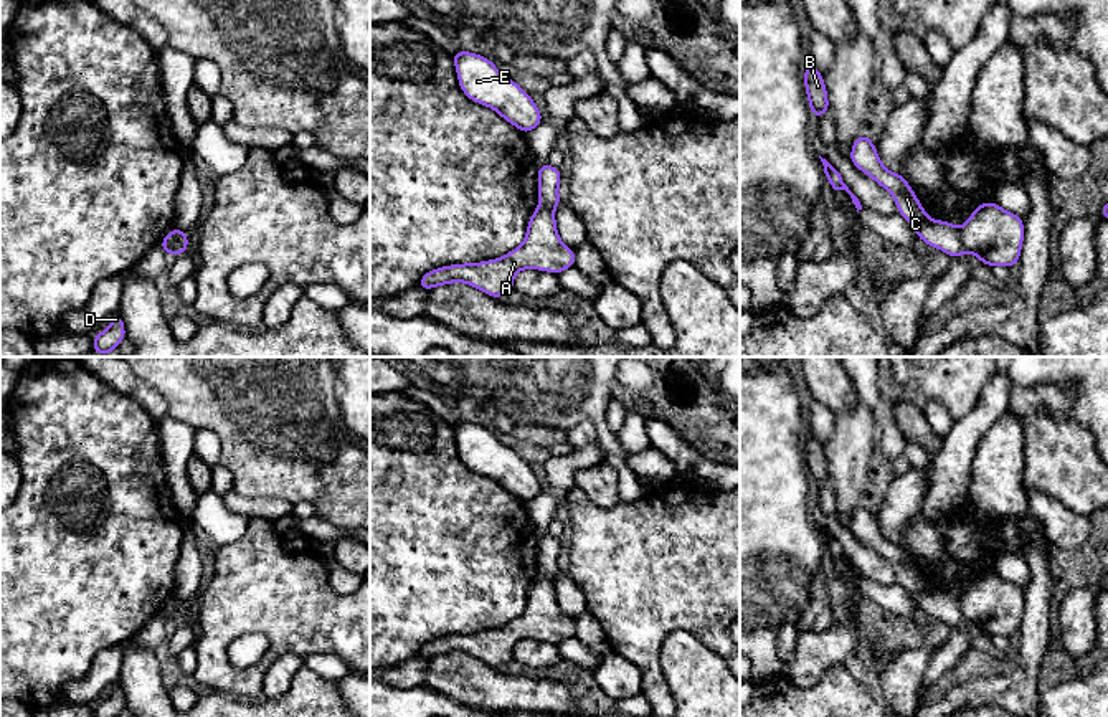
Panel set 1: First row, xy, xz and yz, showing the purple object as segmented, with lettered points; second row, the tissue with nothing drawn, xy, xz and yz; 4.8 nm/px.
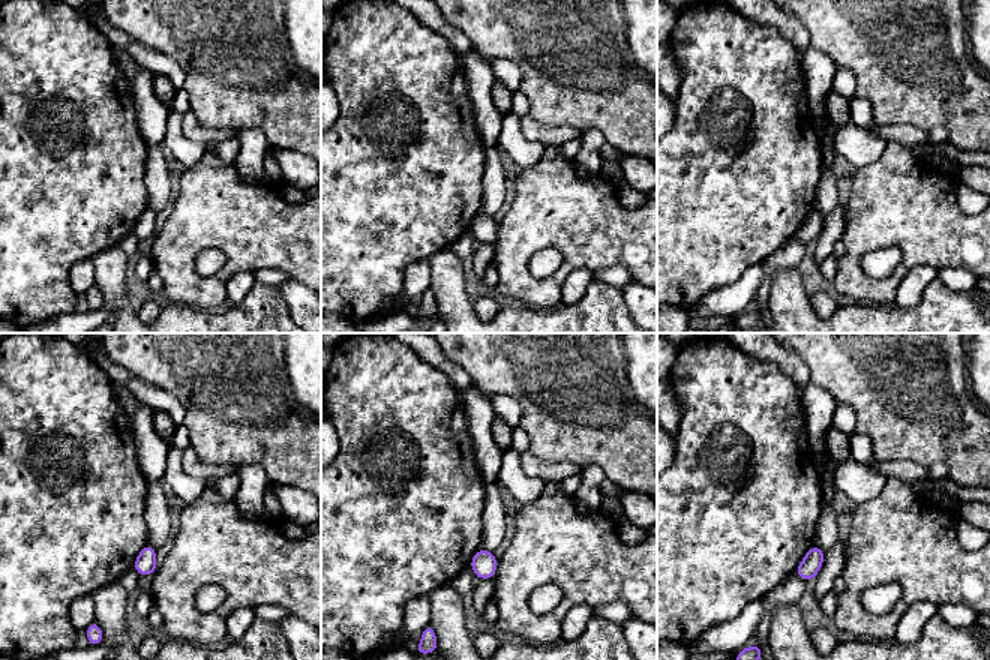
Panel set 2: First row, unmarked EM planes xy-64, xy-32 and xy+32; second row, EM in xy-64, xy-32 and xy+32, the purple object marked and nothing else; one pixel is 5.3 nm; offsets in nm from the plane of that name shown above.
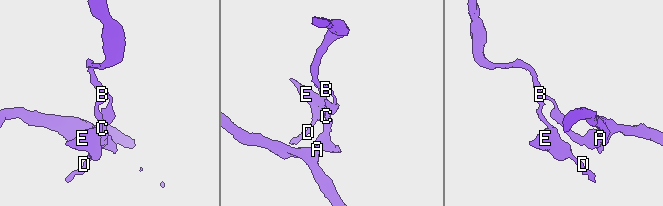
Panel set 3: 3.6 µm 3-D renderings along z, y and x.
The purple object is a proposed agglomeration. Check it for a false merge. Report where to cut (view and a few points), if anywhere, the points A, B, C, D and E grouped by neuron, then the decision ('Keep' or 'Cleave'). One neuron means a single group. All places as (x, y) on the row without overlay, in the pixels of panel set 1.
Split along yz (958, 598), (965, 622). Groups: A / B C D E. Cleave

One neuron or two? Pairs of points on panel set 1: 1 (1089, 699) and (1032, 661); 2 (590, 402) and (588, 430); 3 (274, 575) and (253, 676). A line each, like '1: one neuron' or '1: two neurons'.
1: two neurons
2: two neurons
3: one neuron

